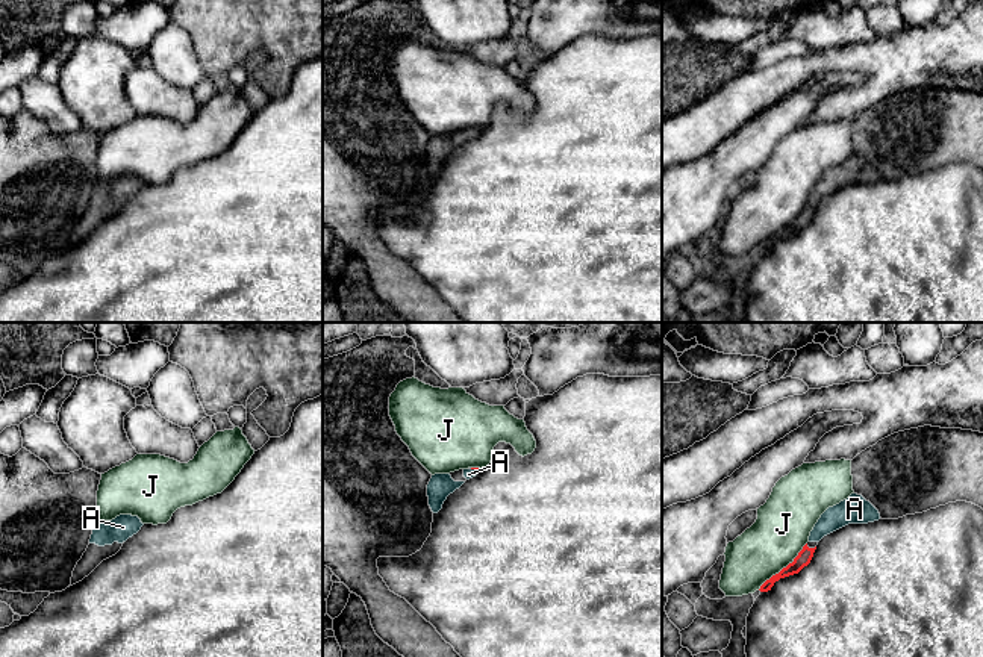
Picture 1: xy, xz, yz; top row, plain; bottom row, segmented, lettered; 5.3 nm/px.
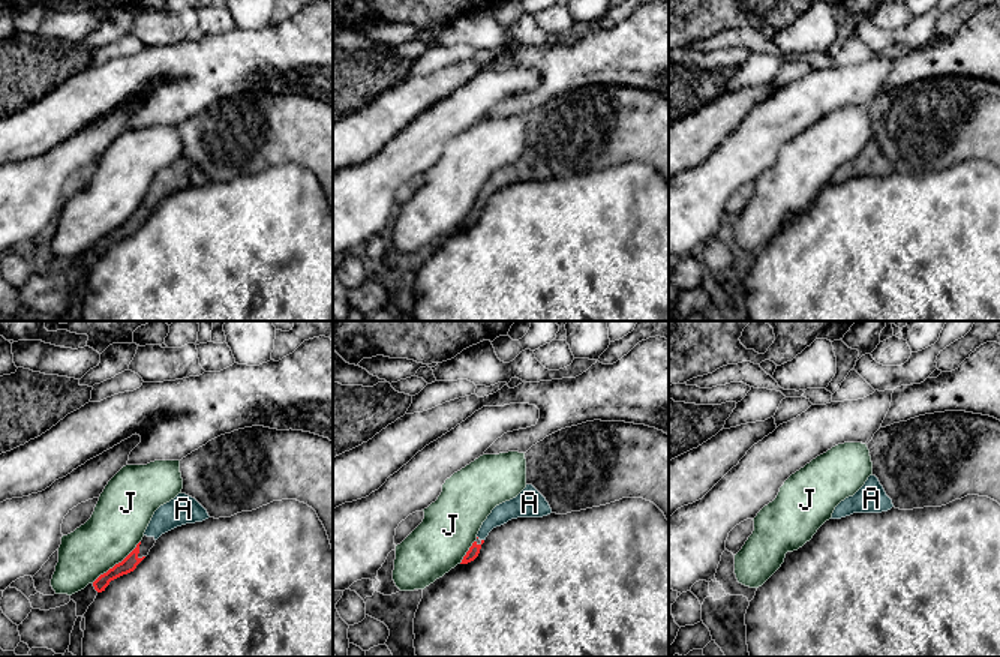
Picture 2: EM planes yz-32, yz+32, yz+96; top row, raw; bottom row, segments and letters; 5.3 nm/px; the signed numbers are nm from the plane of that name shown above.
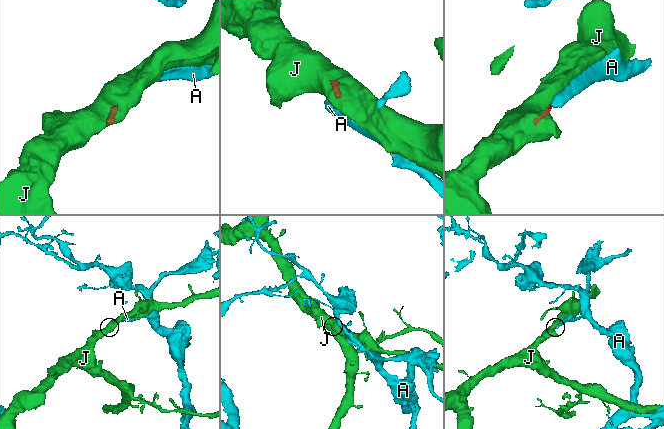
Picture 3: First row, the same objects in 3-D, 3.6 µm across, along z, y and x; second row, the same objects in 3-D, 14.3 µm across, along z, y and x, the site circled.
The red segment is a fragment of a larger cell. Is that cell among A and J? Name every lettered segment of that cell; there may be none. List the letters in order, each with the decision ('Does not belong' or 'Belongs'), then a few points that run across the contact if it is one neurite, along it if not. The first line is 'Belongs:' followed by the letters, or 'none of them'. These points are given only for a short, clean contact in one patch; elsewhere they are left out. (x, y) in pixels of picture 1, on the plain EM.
Belongs: A
A: Belongs. Line: xz (477, 130), (474, 129), (468, 135)
J: Does not belong. Line: yz (806, 203), (791, 223), (758, 250)

